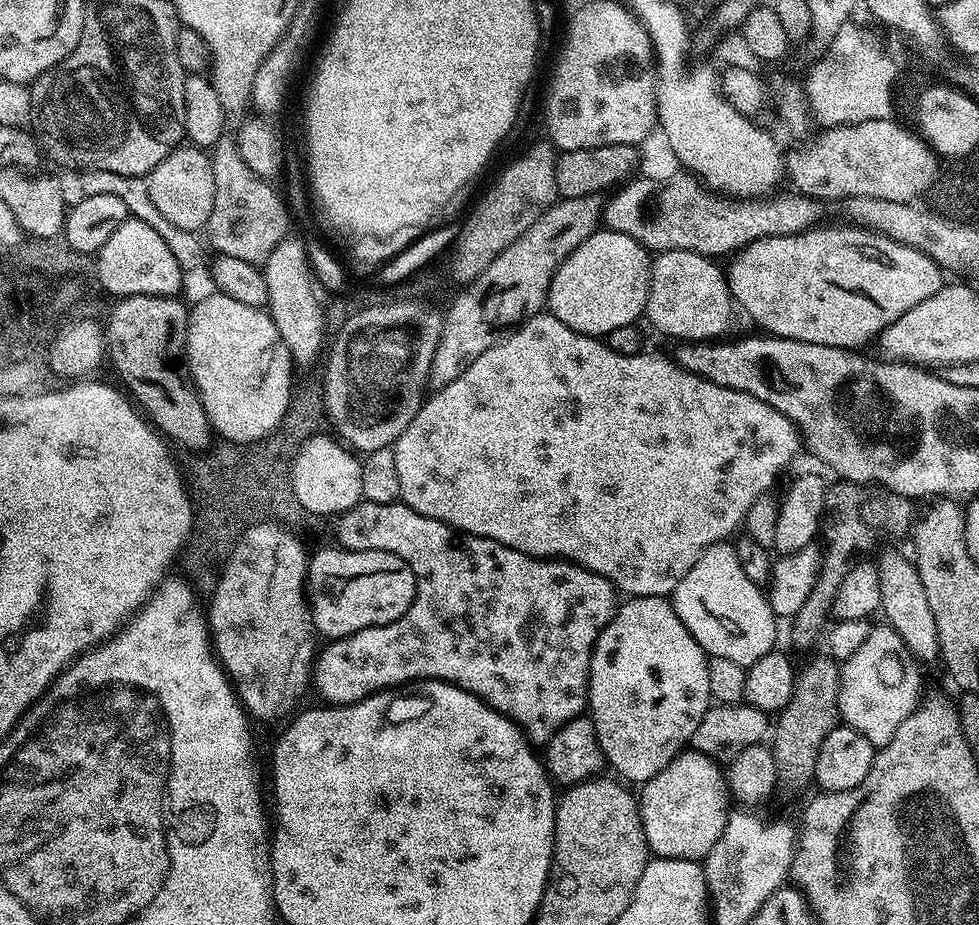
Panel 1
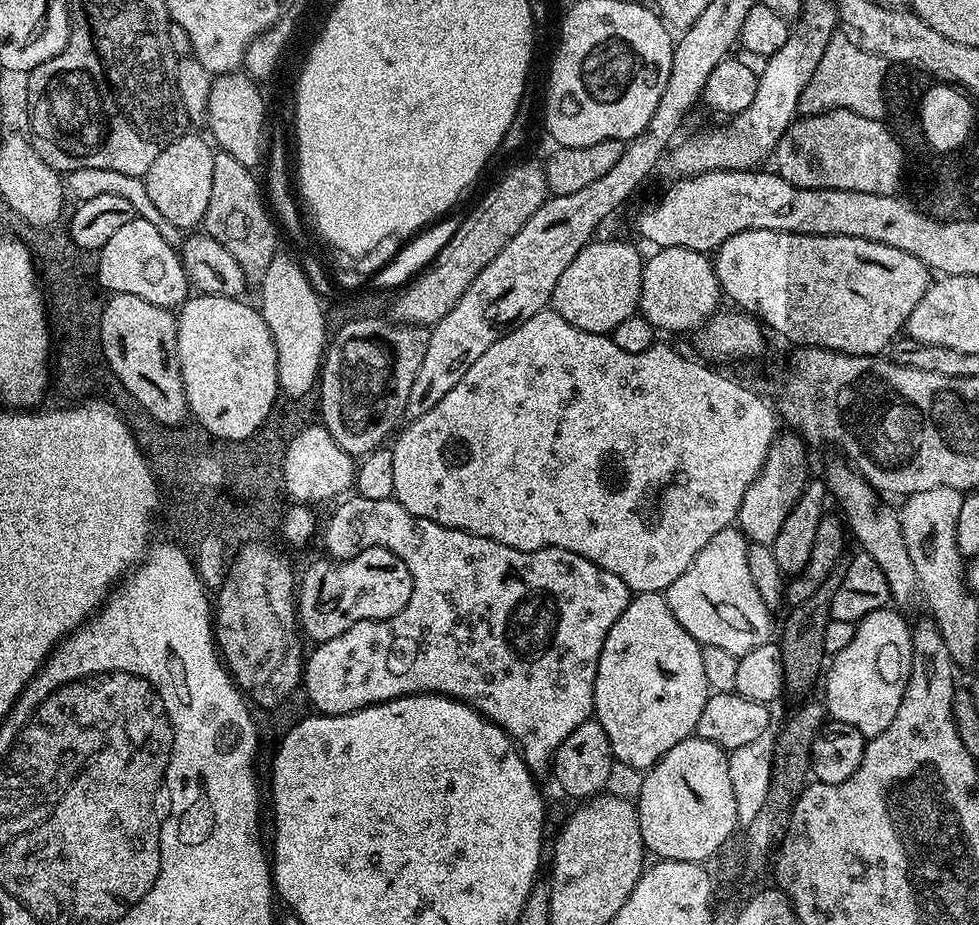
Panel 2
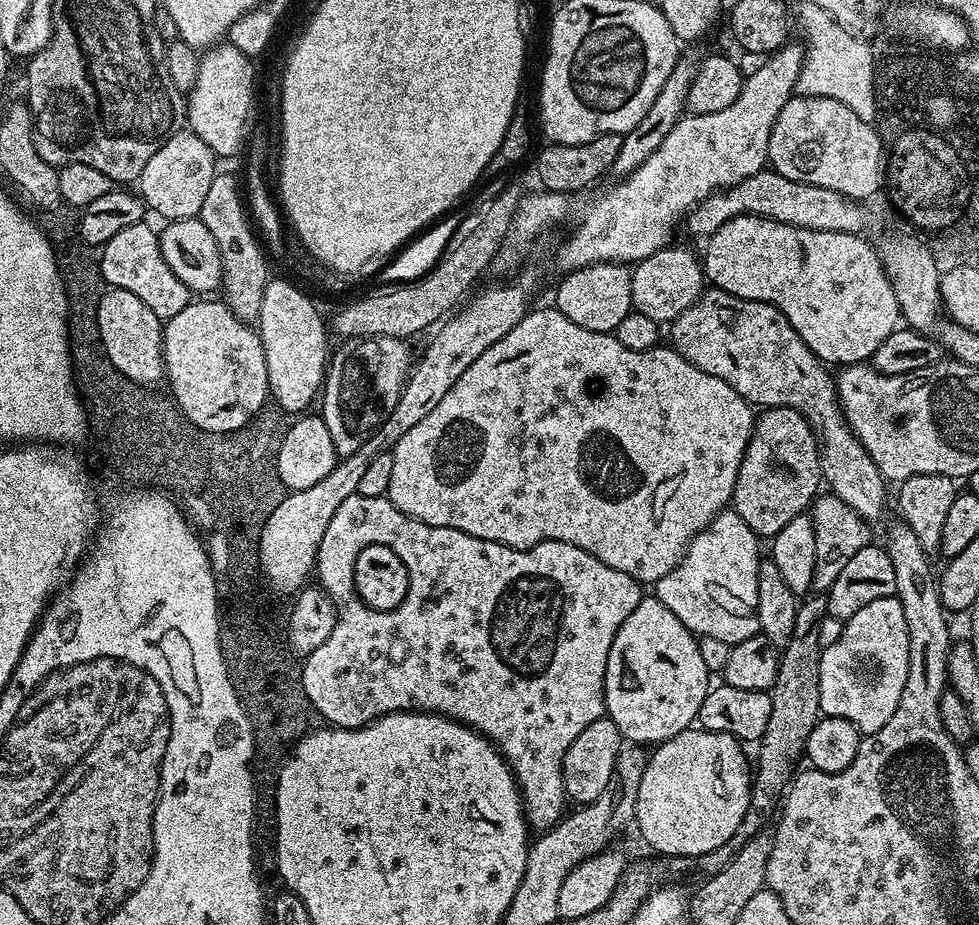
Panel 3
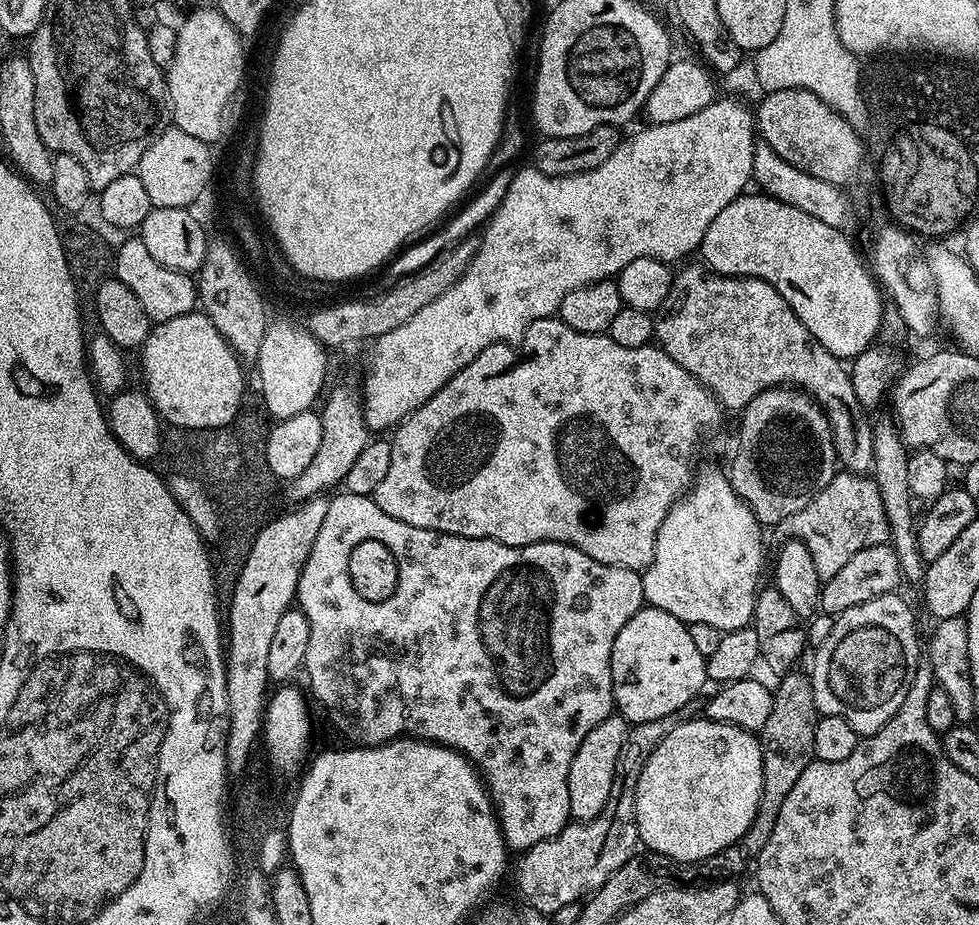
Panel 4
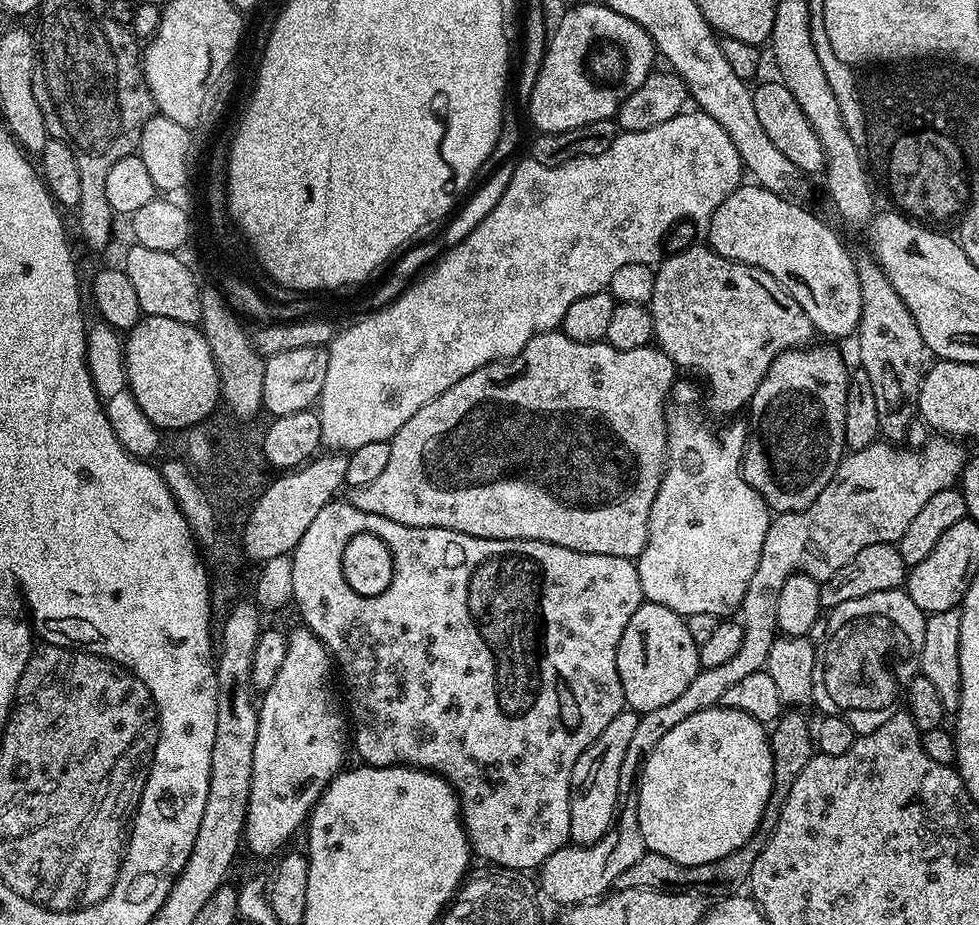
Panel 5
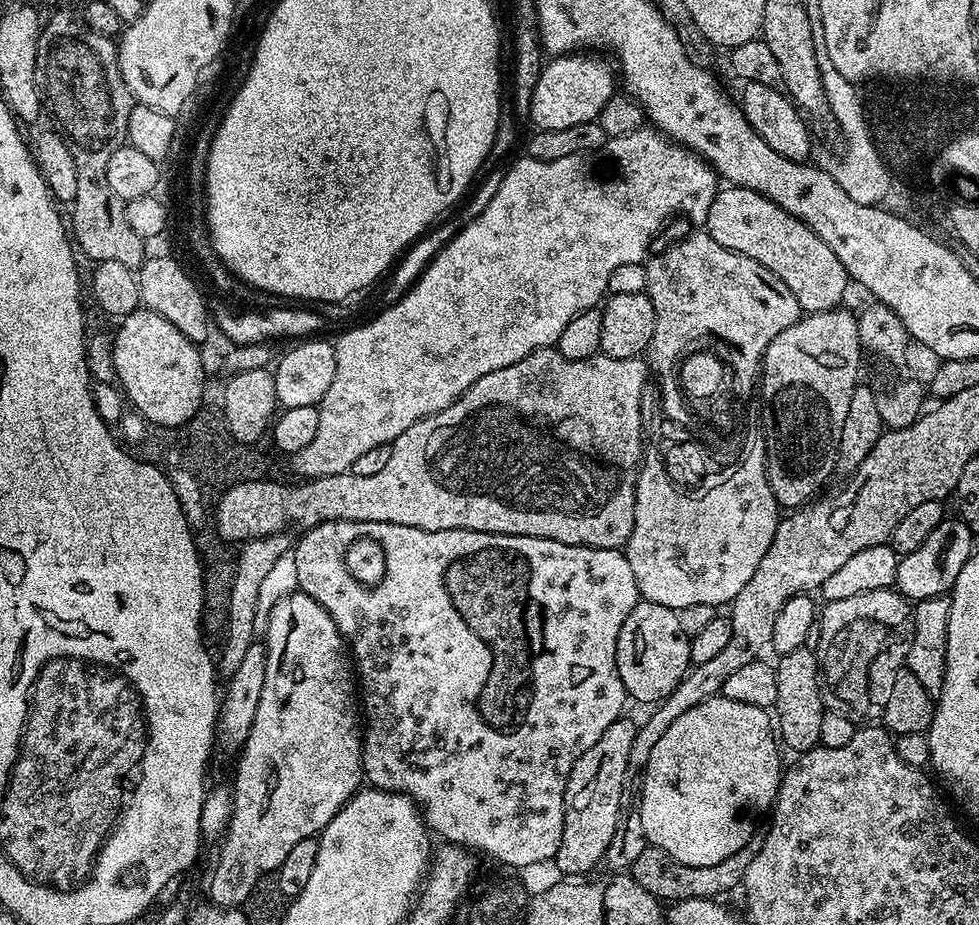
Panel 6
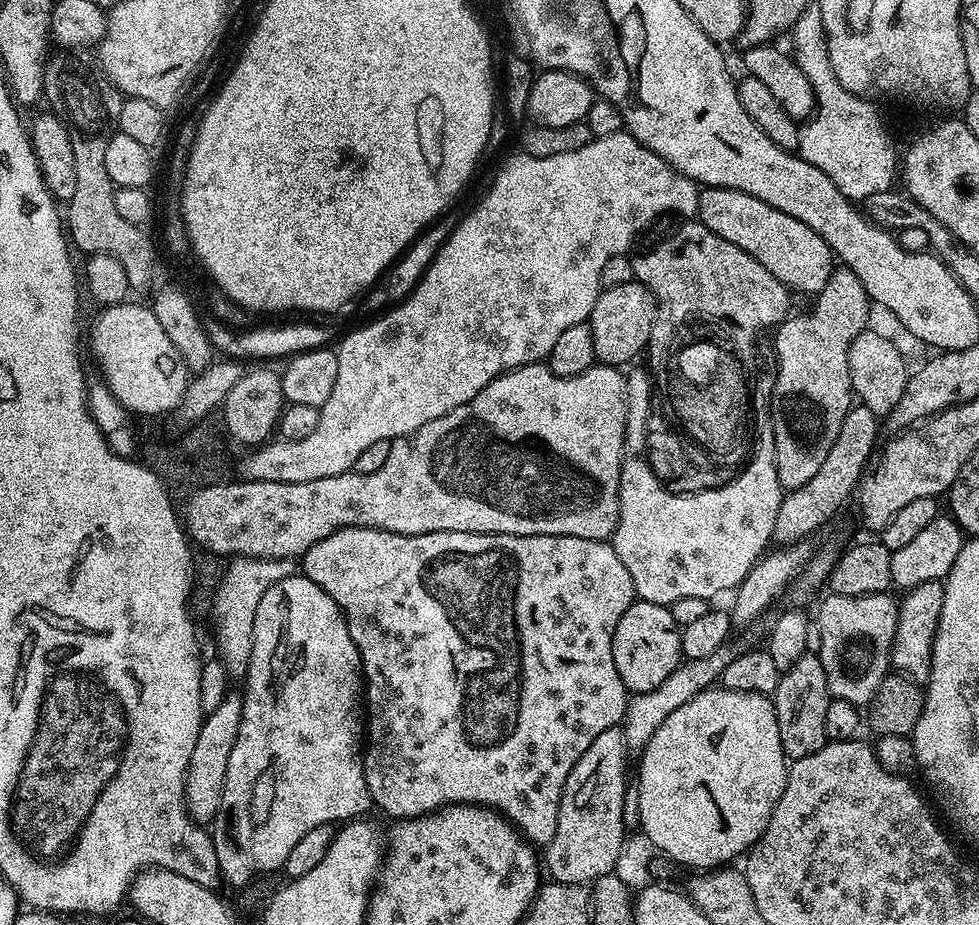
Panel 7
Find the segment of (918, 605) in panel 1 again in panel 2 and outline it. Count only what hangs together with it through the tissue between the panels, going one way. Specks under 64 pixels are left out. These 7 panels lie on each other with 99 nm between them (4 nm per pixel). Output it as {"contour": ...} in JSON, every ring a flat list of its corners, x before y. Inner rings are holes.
{"contour":[[847,462,839,463,832,464,828,468,827,491,830,493,831,499,833,496,840,503,840,508,844,511,845,516,843,519,846,521,851,535,852,532,856,535,856,540,860,543,859,547,870,553,878,562,878,566,882,566,882,574,886,574,891,603,896,606,908,604,915,596,917,599,918,585,914,574,914,562,910,562,908,547,902,538,899,515,893,509,891,512,886,505,880,504,881,497,872,487,871,481,866,479,862,473,857,472]]}

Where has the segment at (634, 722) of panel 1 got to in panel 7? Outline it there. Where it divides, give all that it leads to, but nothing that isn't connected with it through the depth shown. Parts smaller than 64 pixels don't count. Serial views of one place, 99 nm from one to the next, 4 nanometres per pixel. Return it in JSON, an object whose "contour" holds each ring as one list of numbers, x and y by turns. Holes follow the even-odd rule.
{"contour":[[637,599,622,614,614,630,614,666,622,678,629,693,646,692,662,686,676,667,682,663,680,650,680,628,674,622,671,607,663,604,651,604]]}

